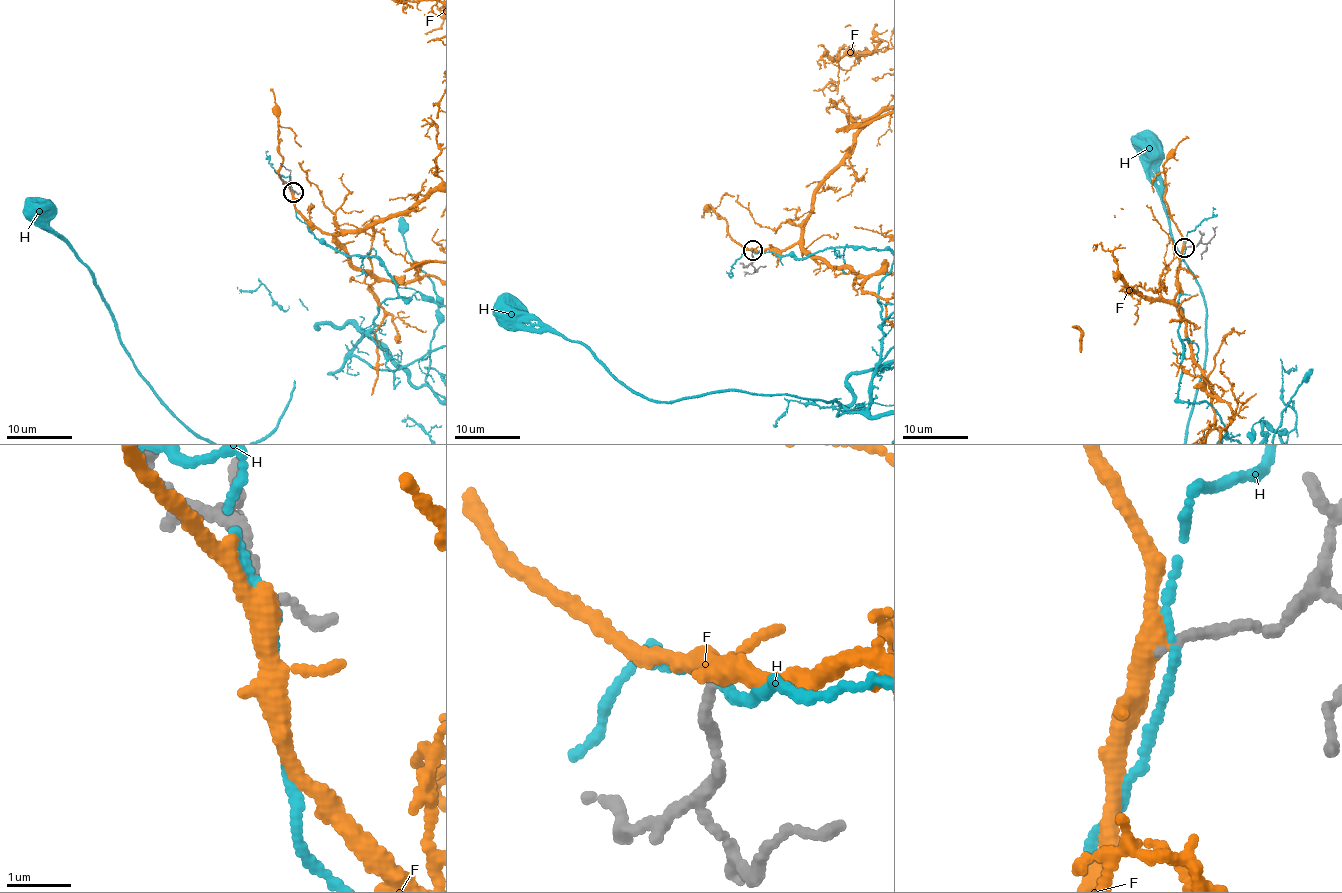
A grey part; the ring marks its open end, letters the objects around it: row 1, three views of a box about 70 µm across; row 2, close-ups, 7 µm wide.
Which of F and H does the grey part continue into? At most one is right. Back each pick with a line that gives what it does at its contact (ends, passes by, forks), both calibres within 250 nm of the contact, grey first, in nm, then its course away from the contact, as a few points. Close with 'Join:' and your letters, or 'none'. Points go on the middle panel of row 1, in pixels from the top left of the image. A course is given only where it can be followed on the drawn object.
F: It passes by. Thickness 150 nm (grey) against 320 nm
Join: F

